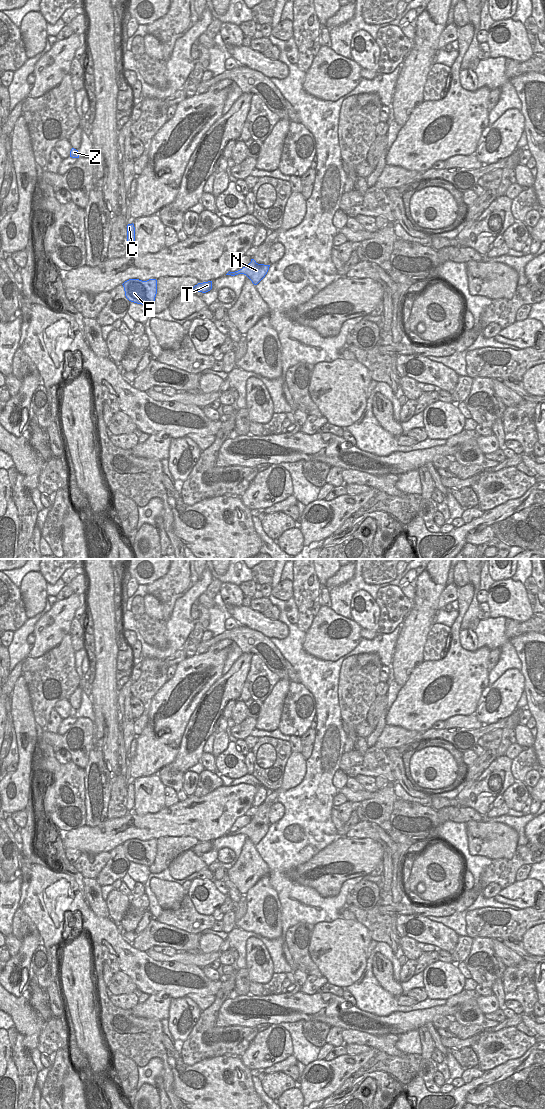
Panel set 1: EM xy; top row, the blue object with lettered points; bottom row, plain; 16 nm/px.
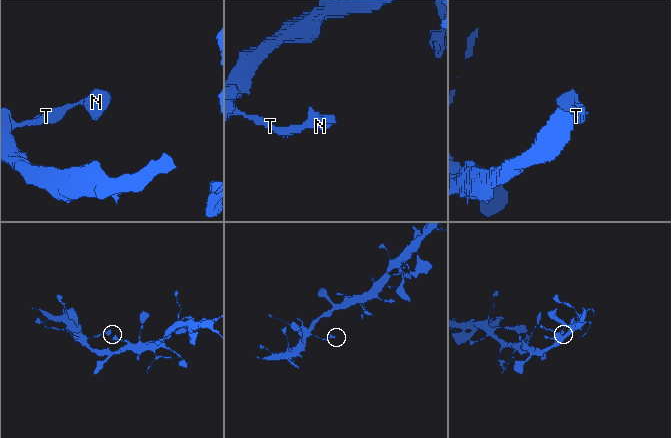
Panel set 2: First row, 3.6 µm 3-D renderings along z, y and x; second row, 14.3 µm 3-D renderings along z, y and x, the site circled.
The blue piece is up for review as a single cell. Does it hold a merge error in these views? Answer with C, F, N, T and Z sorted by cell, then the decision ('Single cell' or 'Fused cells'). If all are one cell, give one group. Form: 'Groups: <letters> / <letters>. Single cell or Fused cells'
Groups: C F N T Z. Single cell

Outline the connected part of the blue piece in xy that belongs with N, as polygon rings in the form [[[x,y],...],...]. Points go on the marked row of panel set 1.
[[[254,259],[243,267],[242,269],[235,272],[228,272],[226,275],[235,276],[238,274],[246,275],[254,285],[257,285],[267,274],[270,265],[258,264]]]

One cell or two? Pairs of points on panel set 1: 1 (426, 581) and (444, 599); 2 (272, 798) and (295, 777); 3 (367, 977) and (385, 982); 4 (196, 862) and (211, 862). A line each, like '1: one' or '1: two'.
1: two
2: one
3: two
4: two

